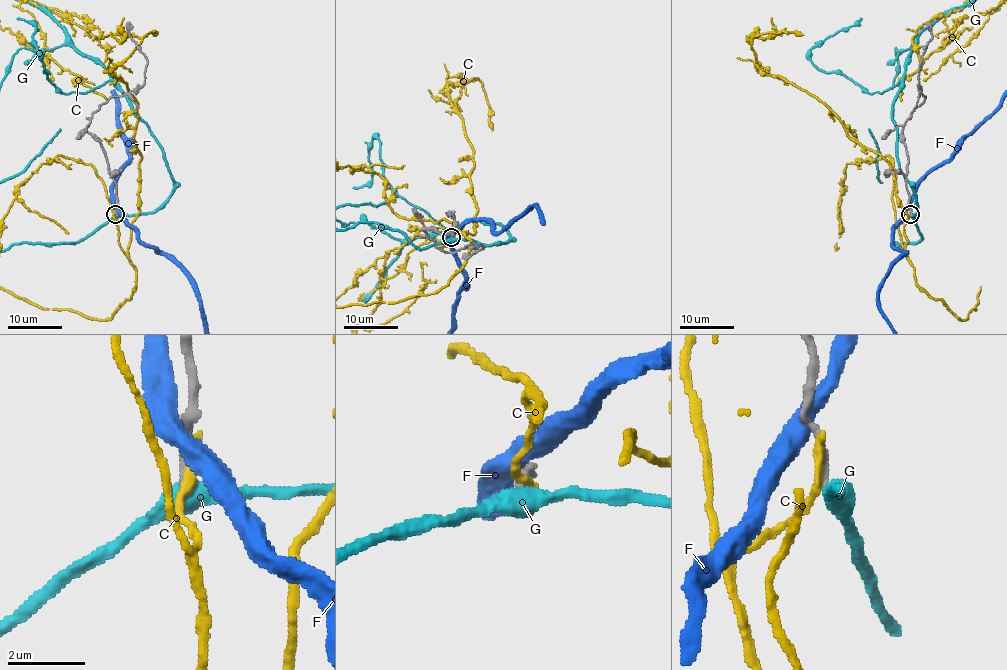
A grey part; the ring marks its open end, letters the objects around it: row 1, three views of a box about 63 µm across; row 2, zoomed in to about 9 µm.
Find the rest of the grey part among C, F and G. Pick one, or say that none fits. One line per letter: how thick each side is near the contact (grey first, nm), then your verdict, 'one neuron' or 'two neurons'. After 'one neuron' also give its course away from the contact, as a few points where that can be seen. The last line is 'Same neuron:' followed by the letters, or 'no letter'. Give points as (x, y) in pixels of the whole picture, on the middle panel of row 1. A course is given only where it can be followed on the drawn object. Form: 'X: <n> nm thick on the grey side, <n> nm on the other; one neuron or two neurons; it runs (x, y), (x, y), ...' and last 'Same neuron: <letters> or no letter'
C: 260 nm thick on the grey side, 280 nm on the other; two neurons
F: 200 nm thick on the grey side, 500 nm on the other; two neurons
G: 200 nm thick on the grey side, 480 nm on the other; two neurons
Same neuron: no letter

